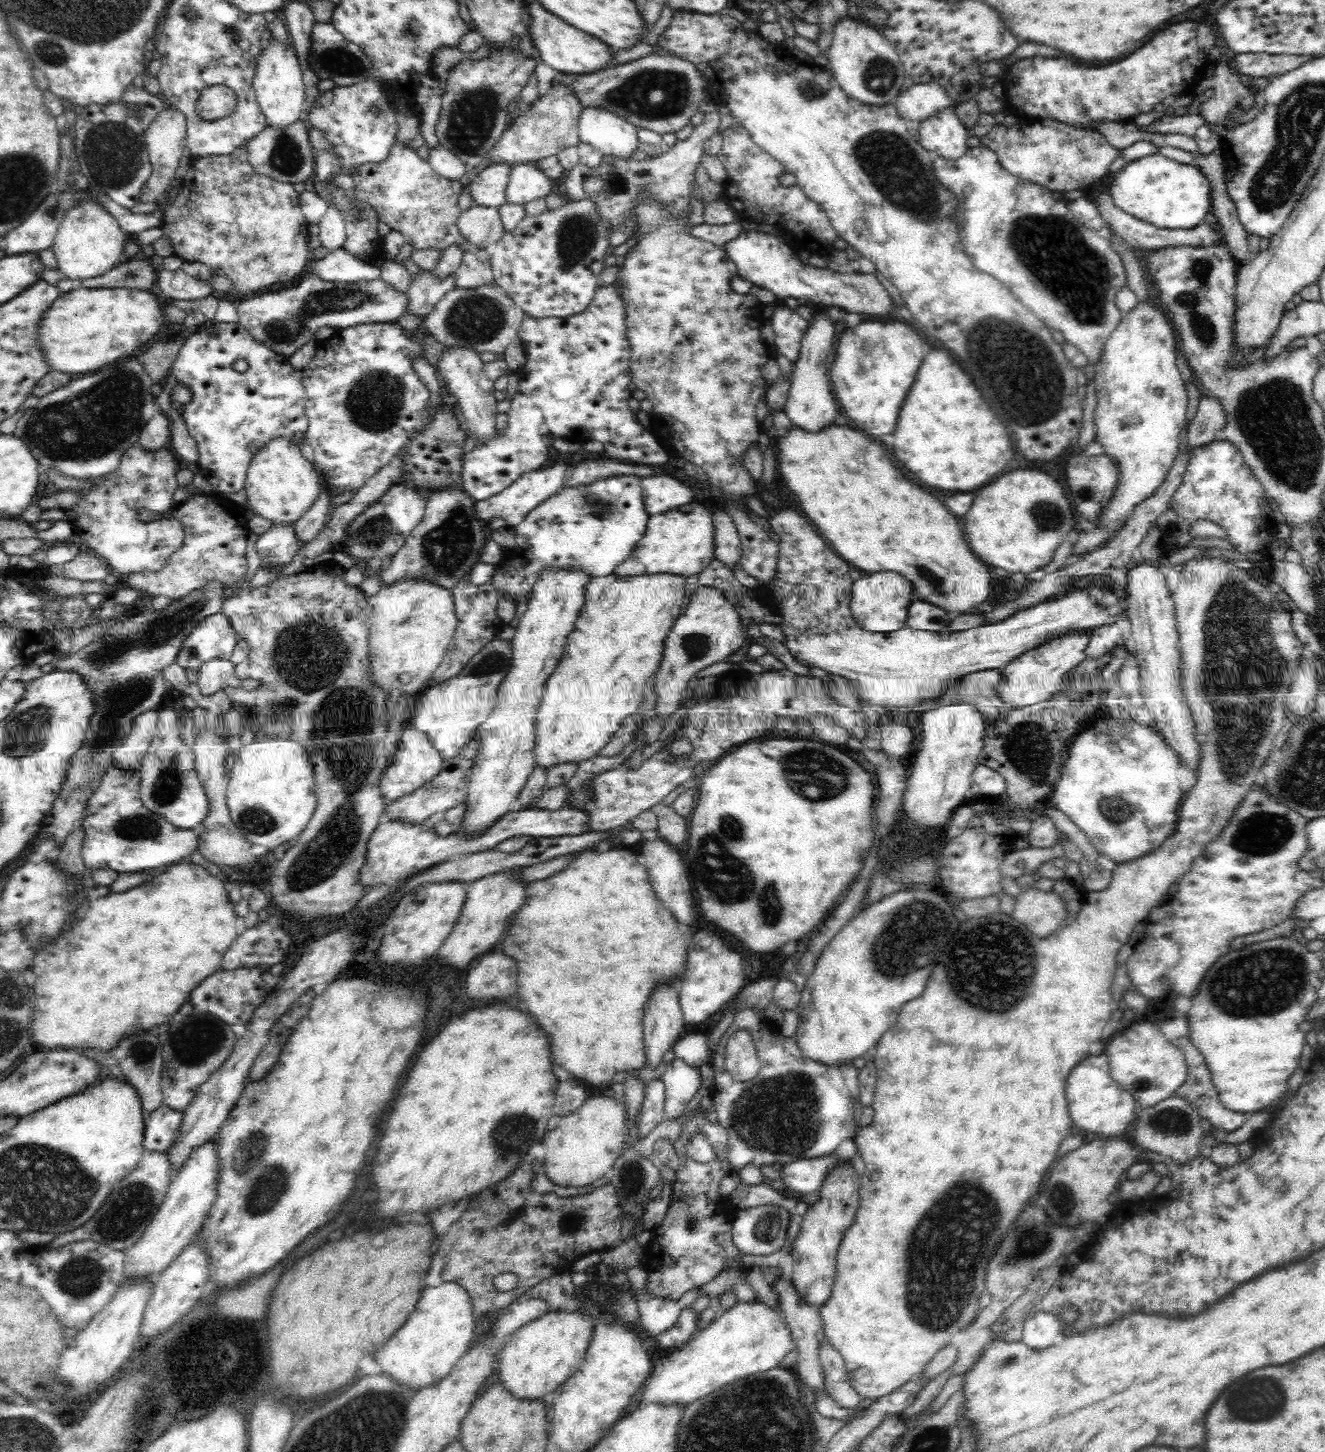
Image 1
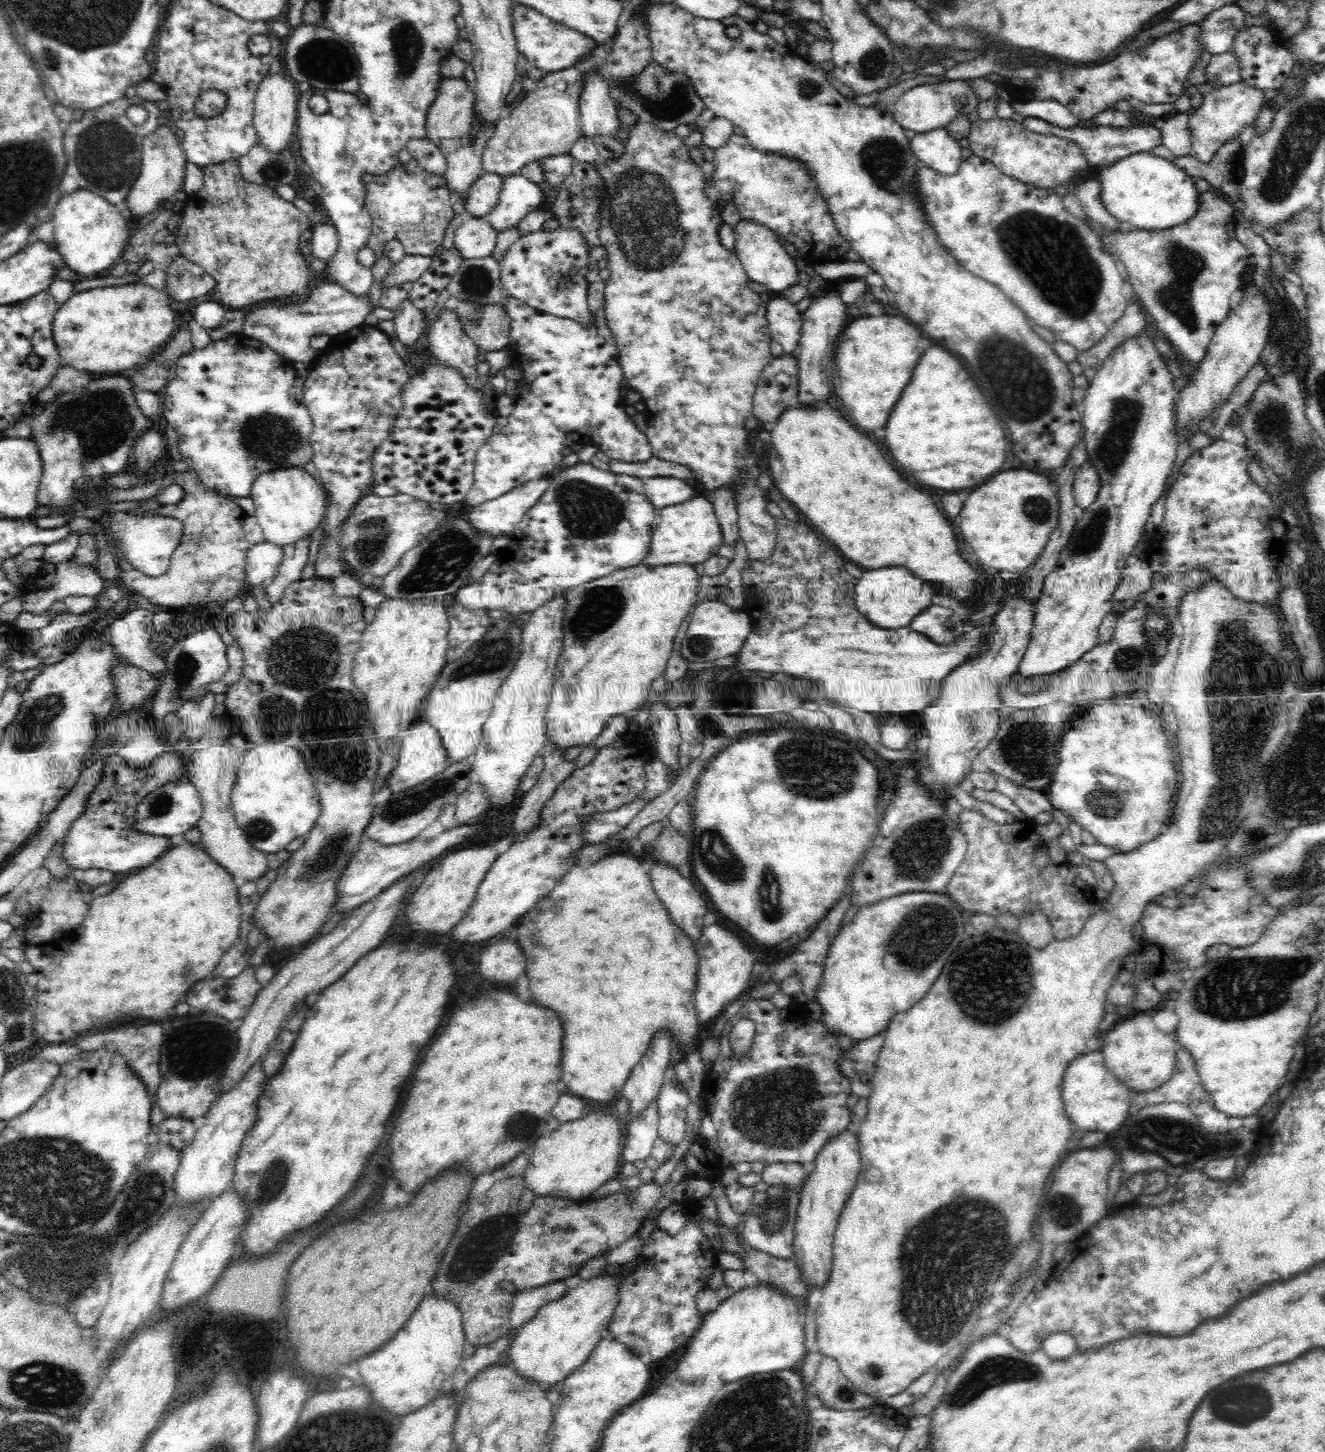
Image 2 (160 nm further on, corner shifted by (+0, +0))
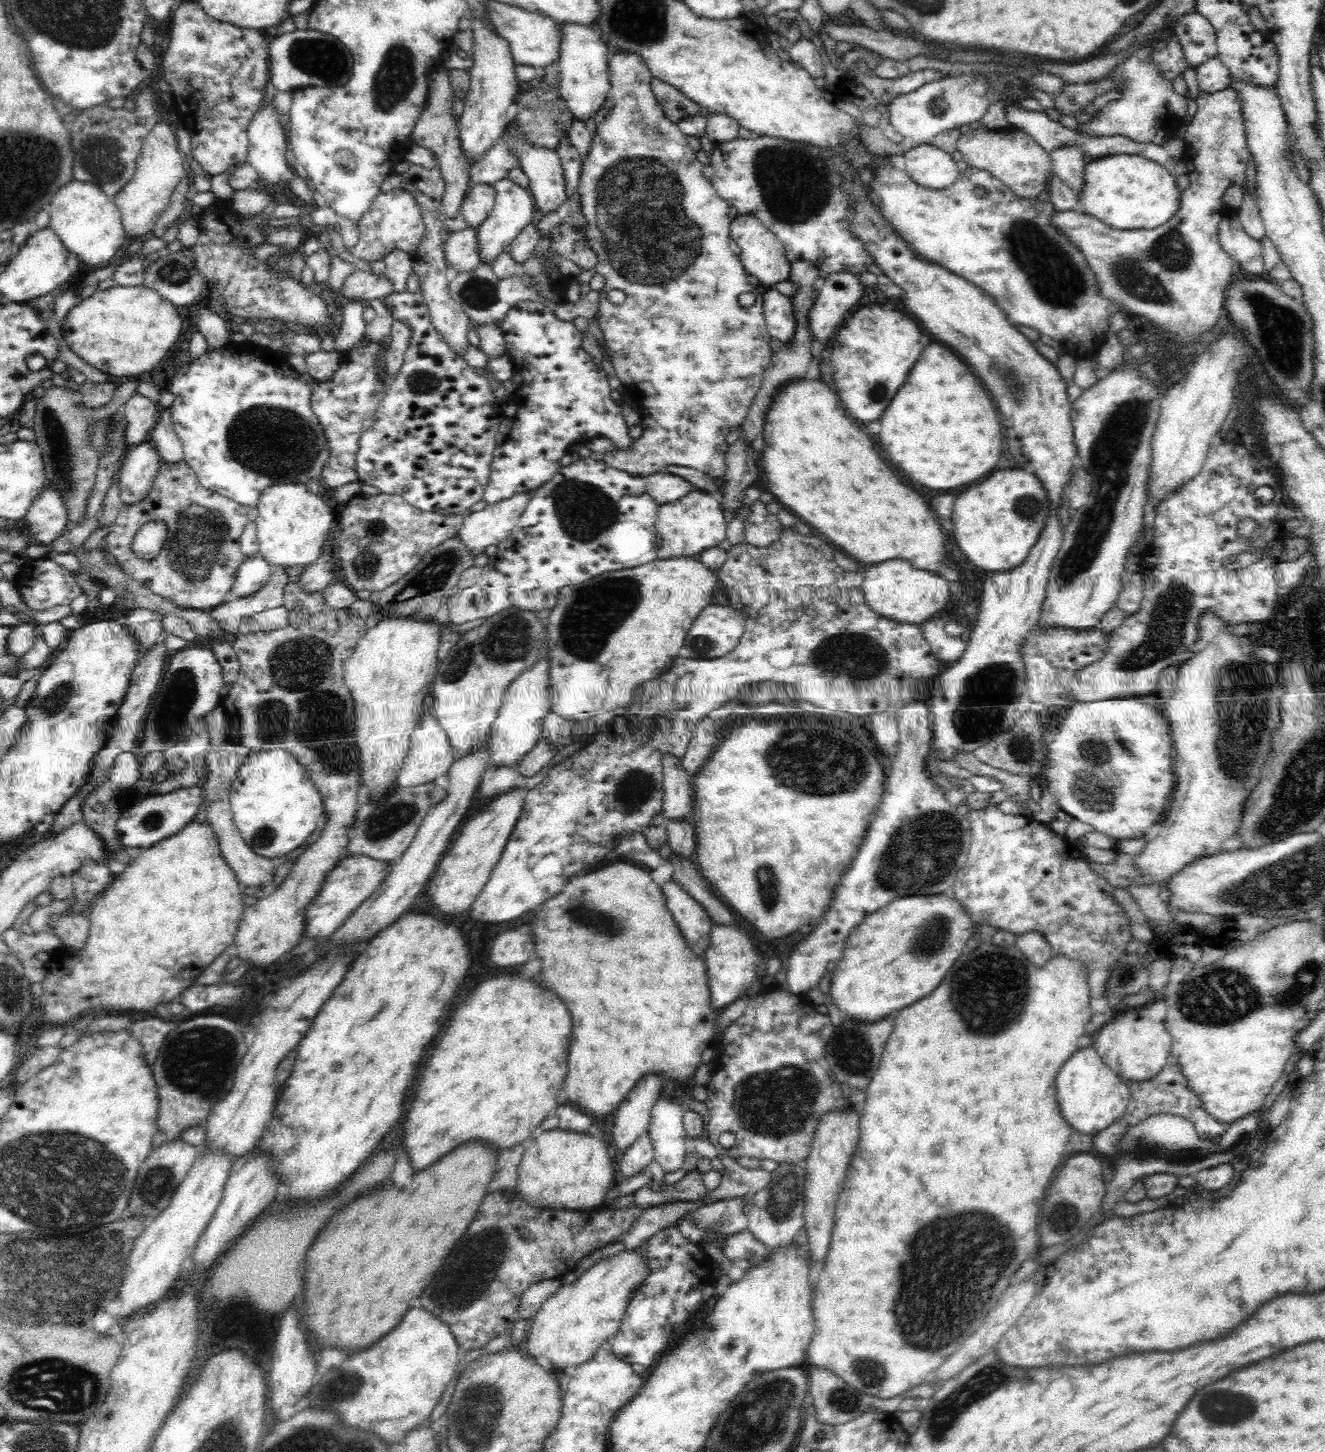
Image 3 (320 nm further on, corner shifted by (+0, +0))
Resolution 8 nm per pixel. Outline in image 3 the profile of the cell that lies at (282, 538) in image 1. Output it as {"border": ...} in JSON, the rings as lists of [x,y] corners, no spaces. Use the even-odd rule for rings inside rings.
{"border":[[[250,556],[237,568],[231,588],[233,597],[244,598],[258,592],[270,580],[273,567],[263,556]]]}

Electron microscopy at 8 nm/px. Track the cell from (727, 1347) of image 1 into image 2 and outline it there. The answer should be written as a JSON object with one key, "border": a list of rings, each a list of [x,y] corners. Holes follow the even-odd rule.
{"border":[[[766,1283],[756,1287],[746,1285],[738,1292],[732,1292],[723,1300],[713,1313],[703,1314],[700,1328],[689,1340],[686,1353],[658,1388],[666,1384],[708,1378],[718,1374],[718,1378],[740,1380],[752,1374],[764,1374],[774,1370],[798,1369],[805,1355],[806,1338],[804,1337],[803,1311],[799,1310],[796,1301],[782,1291],[775,1291]],[[726,1362],[726,1364],[724,1364]],[[736,1362],[742,1362],[742,1374],[738,1374]],[[714,1368],[714,1370],[712,1370]]]}

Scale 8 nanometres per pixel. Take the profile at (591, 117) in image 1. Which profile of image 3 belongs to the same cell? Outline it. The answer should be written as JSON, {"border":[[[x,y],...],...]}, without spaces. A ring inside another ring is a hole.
{"border":[[[561,24],[559,55],[557,56],[557,85],[560,98],[566,103],[573,118],[586,122],[590,117],[600,118],[609,88],[609,47],[600,39],[596,25]]]}

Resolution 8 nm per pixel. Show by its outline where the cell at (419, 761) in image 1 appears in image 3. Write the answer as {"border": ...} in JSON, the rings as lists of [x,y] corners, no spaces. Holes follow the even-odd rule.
{"border":[[[426,696],[424,702],[426,711],[410,736],[410,744],[403,761],[403,766],[398,772],[396,783],[398,787],[415,787],[426,783],[432,783],[435,778],[446,775],[448,769],[455,762],[455,755],[448,742],[448,735],[440,727],[439,721],[431,713],[433,708],[433,696]]]}

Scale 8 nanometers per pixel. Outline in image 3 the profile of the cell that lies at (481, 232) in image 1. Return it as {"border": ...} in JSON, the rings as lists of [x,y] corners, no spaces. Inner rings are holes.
{"border":[[[468,228],[447,237],[443,248],[445,260],[451,276],[460,272],[470,272],[481,264],[478,253],[478,230]]]}

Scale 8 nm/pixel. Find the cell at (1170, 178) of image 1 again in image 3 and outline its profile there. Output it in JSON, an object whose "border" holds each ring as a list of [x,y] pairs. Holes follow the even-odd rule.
{"border":[[[1117,154],[1088,160],[1084,167],[1083,189],[1077,196],[1078,209],[1086,215],[1097,218],[1100,223],[1116,230],[1141,230],[1158,228],[1166,224],[1178,212],[1180,189],[1176,186],[1176,175],[1168,166],[1162,166],[1151,159],[1136,154]]]}

